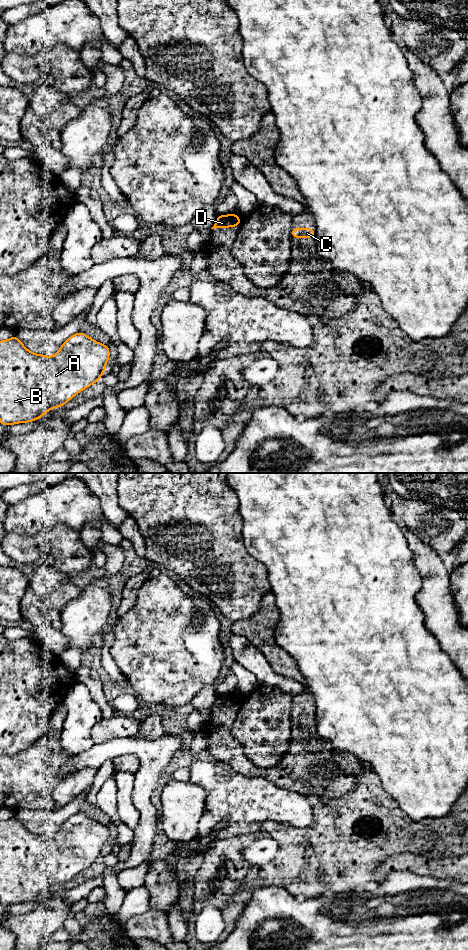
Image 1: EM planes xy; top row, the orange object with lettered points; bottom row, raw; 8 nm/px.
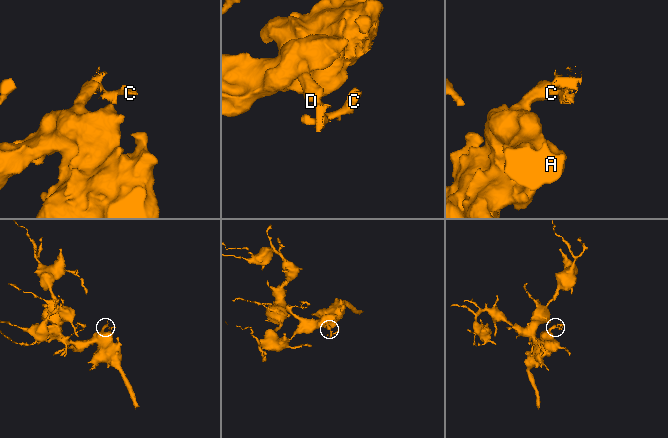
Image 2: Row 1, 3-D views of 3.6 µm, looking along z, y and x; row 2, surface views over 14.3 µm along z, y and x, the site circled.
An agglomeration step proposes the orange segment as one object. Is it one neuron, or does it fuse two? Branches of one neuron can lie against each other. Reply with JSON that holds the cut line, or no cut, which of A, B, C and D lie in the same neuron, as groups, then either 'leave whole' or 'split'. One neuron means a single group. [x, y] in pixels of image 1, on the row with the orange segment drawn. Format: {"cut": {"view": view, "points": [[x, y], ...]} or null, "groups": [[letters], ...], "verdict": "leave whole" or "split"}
{"cut": {"view": "xy", "points": [[236, 216], [240, 220]]}, "groups": [["A", "B", "D"], ["C"]], "verdict": "split"}

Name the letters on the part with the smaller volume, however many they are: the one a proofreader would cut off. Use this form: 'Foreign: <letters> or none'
Foreign: C

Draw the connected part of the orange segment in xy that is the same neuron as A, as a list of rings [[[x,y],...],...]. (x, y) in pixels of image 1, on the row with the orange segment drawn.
[[[83,332],[70,336],[54,356],[29,351],[16,335],[0,341],[0,424],[29,423],[40,419],[51,409],[63,407],[75,395],[100,380],[109,358],[109,345],[101,344]]]

